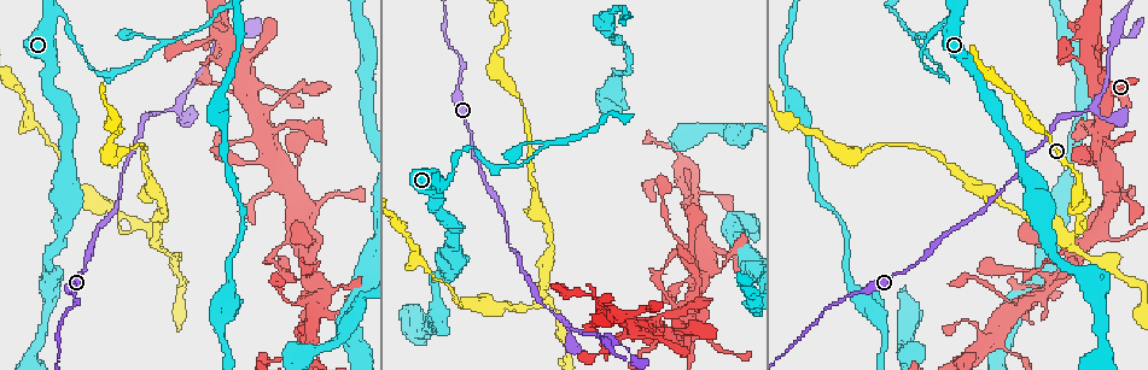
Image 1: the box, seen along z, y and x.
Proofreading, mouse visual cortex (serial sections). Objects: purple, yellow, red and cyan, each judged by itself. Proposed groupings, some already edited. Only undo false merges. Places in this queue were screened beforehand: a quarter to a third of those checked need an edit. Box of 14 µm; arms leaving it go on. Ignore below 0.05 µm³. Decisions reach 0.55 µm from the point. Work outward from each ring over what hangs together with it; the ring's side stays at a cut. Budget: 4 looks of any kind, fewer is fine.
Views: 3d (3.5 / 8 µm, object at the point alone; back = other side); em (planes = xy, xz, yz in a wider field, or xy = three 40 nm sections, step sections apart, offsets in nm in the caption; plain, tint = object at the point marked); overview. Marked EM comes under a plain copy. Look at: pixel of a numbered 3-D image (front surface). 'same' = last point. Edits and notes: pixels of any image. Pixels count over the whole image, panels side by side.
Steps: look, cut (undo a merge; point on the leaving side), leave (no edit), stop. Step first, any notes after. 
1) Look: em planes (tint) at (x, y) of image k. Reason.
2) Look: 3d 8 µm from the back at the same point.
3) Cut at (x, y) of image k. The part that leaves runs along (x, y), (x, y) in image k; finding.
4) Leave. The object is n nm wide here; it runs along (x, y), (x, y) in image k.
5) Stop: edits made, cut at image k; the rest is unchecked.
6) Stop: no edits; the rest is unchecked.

Look: 3d 3.5 µm at (1090, 35) of image 1. Looks like a crossing.

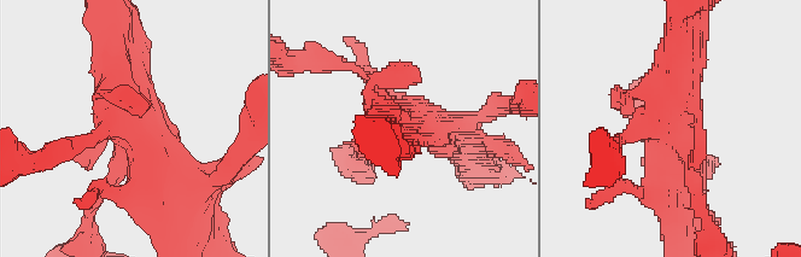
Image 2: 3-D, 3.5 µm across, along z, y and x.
Look: em planes (tint) at (129, 129) of image 2. Shape alone is not enough.

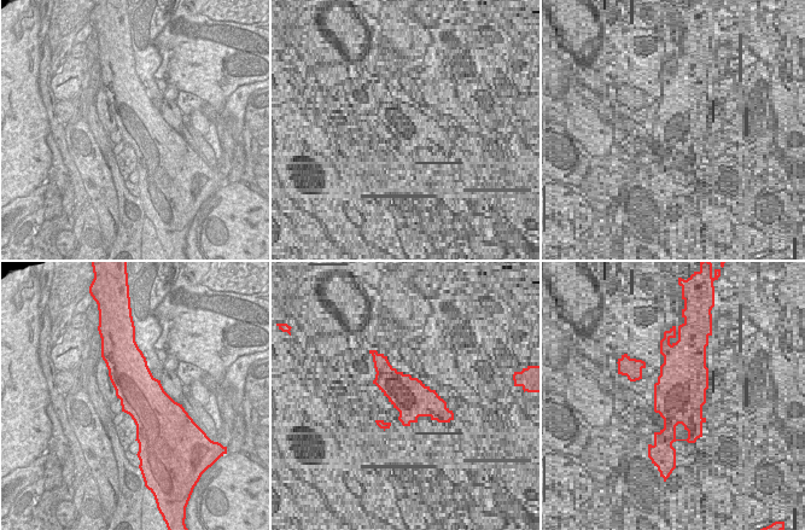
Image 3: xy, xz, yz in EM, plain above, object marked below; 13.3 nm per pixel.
Leave. The object is 600 nm wide here; it runs along (177, 192), (126, 126), (113, 54) in image 2; one cell here.

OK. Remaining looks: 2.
Look: 3d 3.5 µm at (543, 296) of image 1. Sharp bend.

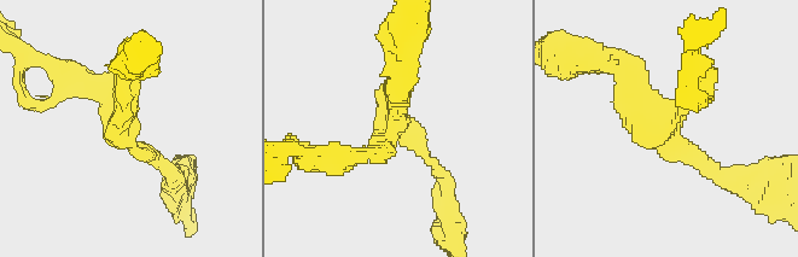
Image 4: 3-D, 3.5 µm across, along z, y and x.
Leave. One cell here.

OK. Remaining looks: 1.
Stop: no edits; the rest is unchecked.

